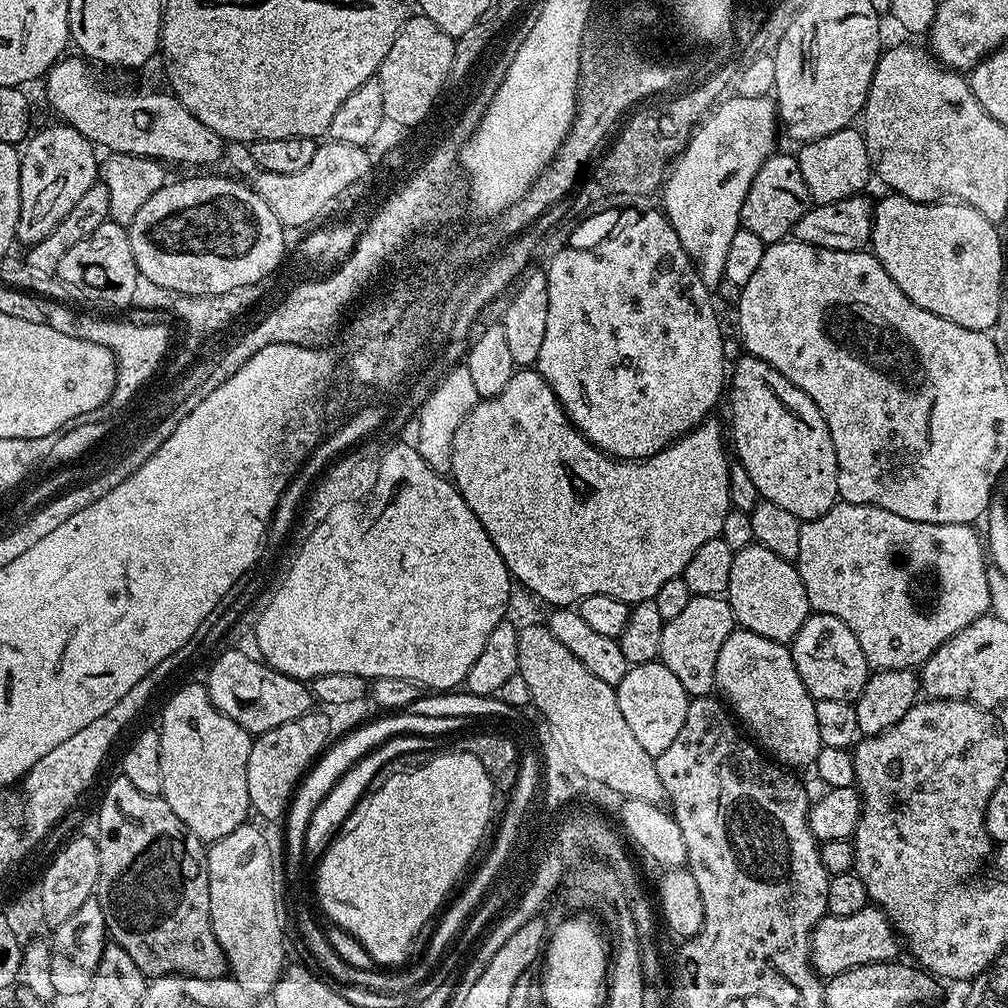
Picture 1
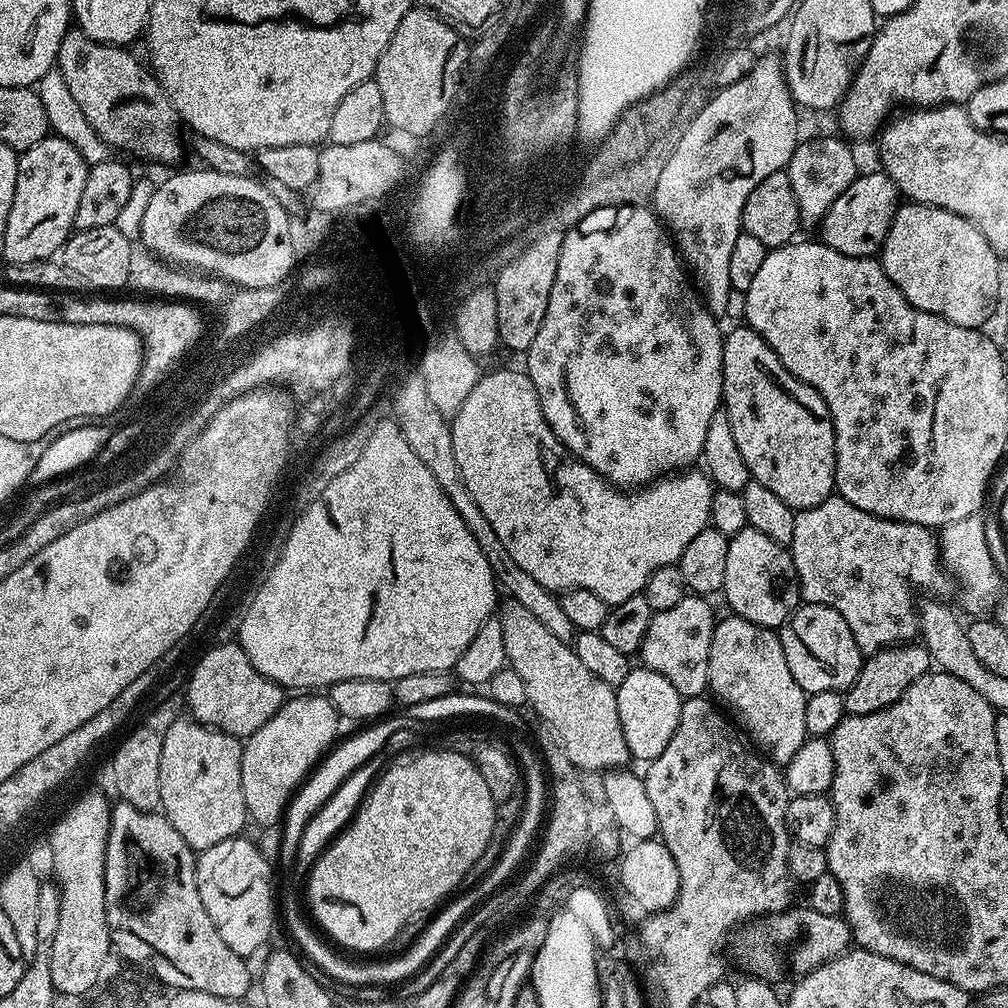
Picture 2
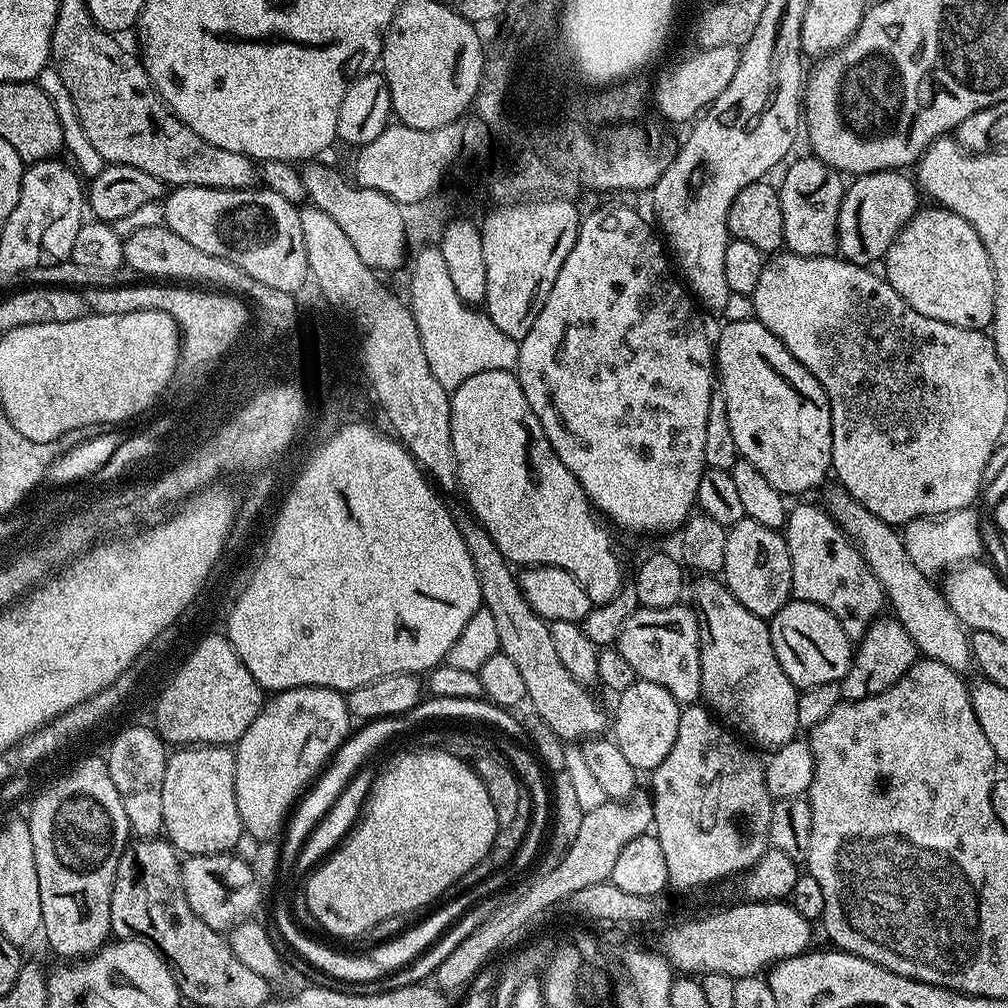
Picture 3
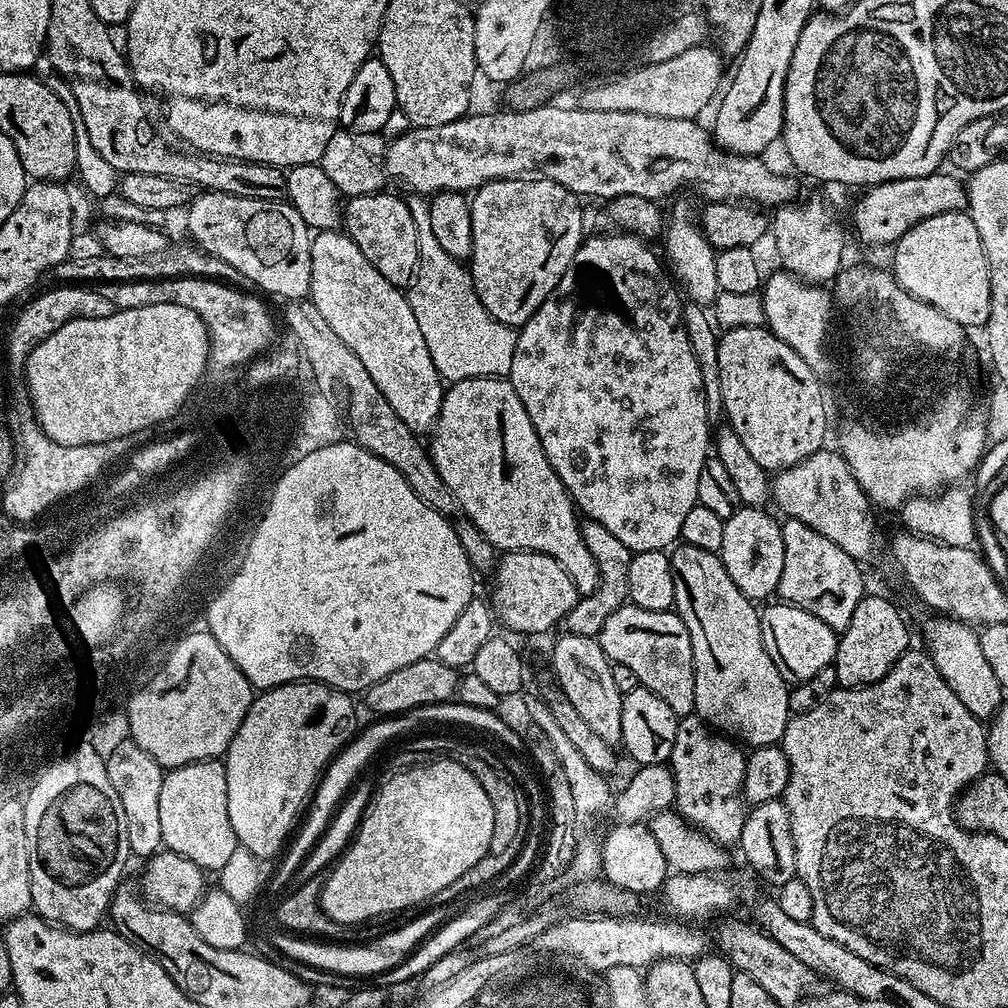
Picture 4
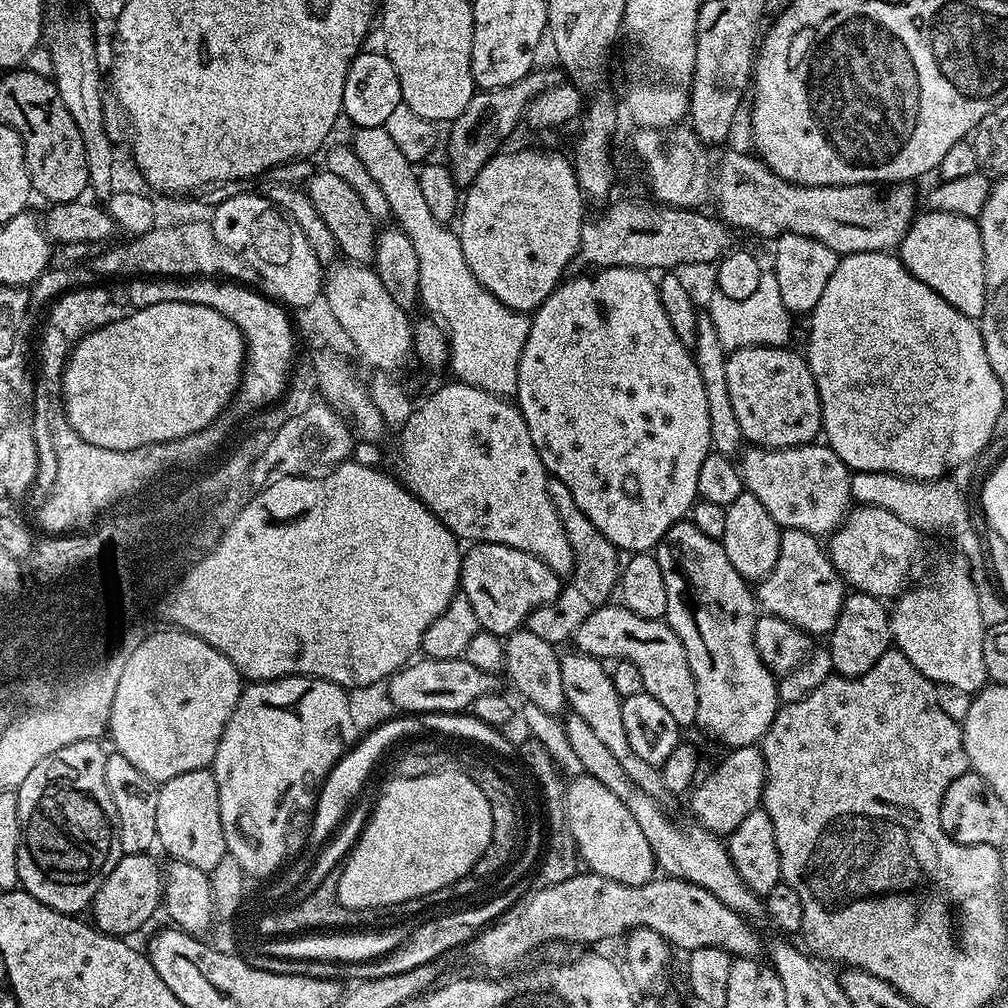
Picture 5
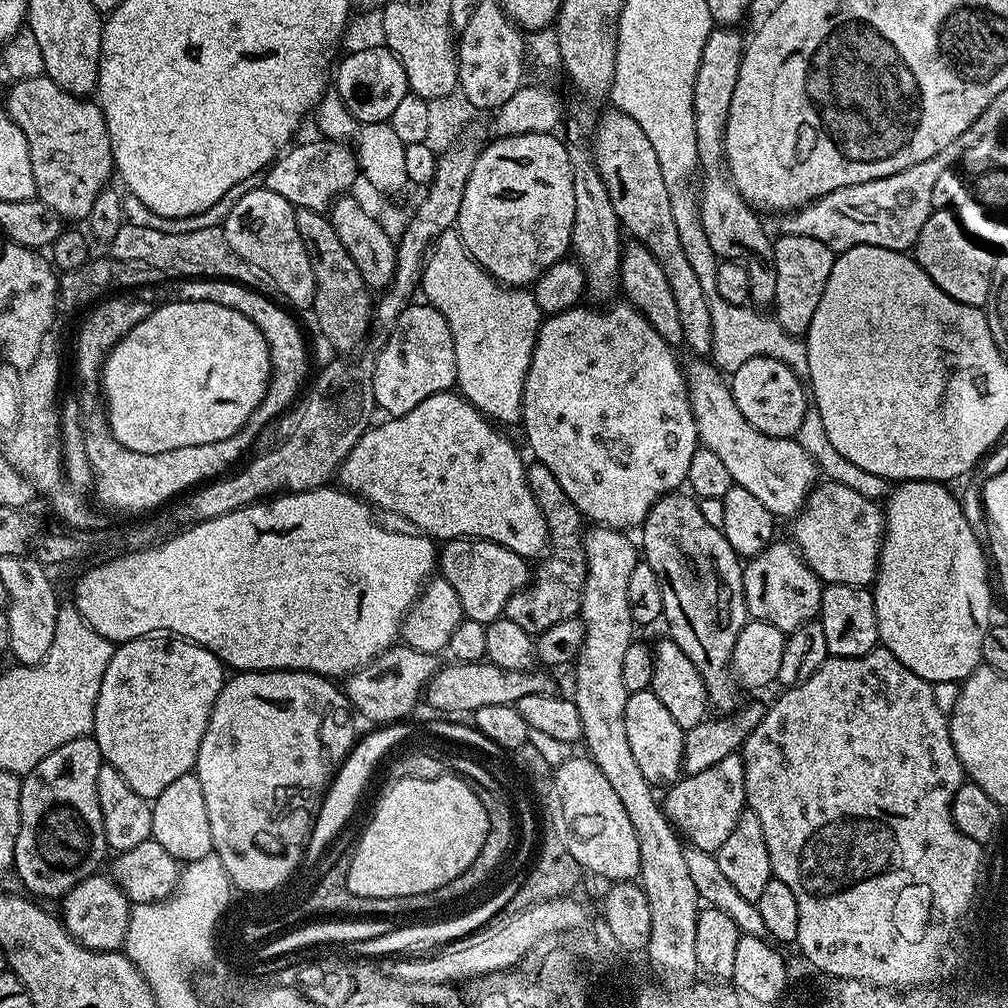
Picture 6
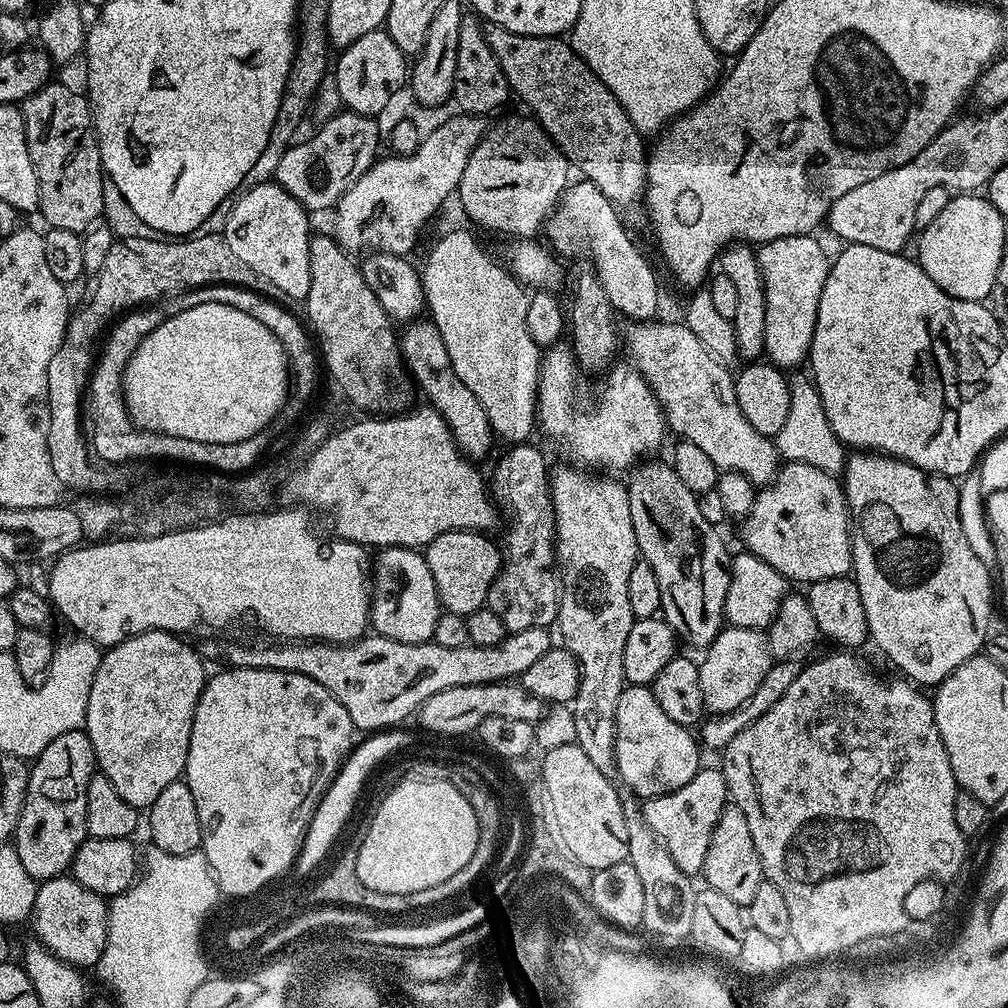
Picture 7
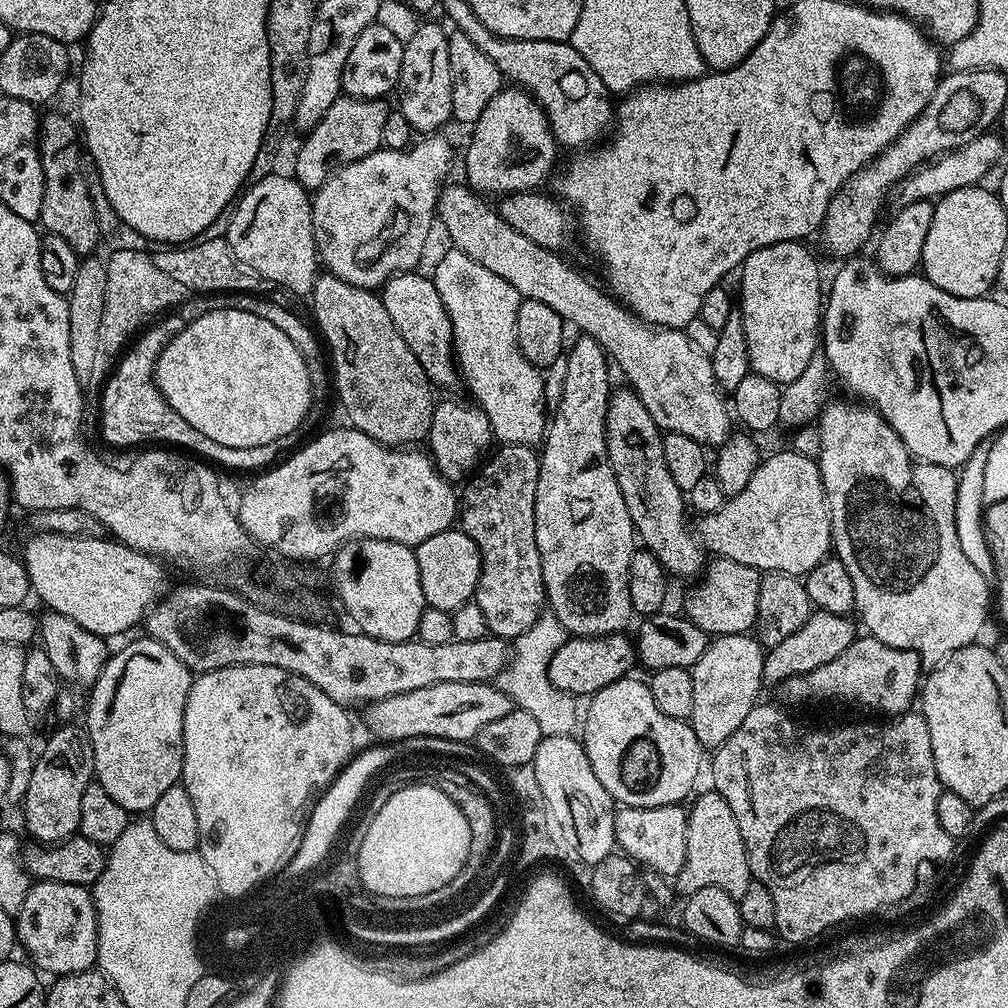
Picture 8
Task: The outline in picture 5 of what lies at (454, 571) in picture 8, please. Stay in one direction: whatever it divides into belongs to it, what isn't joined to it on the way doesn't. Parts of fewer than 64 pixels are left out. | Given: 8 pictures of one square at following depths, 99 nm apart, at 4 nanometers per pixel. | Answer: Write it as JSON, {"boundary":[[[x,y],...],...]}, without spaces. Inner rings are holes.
{"boundary":[[[476,542],[460,557],[459,591],[474,606],[481,629],[495,636],[506,638],[511,632],[525,627],[529,614],[544,604],[558,598],[562,577],[544,560],[522,550],[501,544]]]}

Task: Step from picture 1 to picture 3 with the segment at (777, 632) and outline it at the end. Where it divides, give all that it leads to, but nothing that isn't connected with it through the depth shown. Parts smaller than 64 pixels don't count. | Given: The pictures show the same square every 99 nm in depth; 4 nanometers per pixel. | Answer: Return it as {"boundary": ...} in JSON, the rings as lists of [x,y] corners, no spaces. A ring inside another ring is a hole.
{"boundary":[[[750,519],[739,520],[728,529],[726,562],[722,582],[750,610],[750,614],[771,618],[786,606],[792,595],[790,550],[783,535],[775,528],[767,528]]]}

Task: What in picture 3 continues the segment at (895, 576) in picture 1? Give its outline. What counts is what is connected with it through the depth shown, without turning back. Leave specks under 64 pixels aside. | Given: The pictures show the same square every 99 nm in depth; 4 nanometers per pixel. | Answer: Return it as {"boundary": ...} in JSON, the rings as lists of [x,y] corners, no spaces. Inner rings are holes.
{"boundary":[[[796,502],[788,508],[782,535],[790,550],[792,595],[795,599],[814,602],[834,614],[854,642],[859,642],[872,621],[886,608],[884,588],[874,578],[870,566],[862,558],[859,548],[836,525],[827,507]]]}

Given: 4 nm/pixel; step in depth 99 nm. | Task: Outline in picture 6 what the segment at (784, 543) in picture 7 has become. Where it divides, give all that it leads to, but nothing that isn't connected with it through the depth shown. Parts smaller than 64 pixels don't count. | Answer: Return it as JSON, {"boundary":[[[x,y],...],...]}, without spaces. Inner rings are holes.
{"boundary":[[[820,482],[809,492],[803,508],[791,524],[791,543],[821,582],[863,588],[875,581],[876,569],[880,567],[880,544],[884,541],[884,513],[877,501],[866,499],[862,494],[858,494],[858,490],[850,490],[850,486]]]}

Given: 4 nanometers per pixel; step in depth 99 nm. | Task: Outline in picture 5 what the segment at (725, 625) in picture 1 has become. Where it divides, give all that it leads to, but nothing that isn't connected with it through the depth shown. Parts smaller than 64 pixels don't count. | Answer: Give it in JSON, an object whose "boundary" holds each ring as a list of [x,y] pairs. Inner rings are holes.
{"boundary":[[[612,607],[594,610],[594,614],[590,614],[582,626],[578,626],[574,637],[575,651],[595,656],[604,662],[634,662],[634,666],[638,666],[642,673],[644,691],[666,706],[670,718],[674,718],[680,729],[691,729],[698,714],[698,690],[690,662],[686,658],[686,646],[682,646],[678,634],[674,634],[674,630],[664,620],[638,618],[638,614],[626,607]]]}

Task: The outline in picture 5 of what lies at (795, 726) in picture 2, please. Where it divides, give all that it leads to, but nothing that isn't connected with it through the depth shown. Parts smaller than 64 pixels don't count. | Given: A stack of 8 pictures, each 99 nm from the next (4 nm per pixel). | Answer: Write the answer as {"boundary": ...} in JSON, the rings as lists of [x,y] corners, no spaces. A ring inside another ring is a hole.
{"boundary":[[[688,518],[679,520],[677,524],[670,526],[670,530],[666,530],[664,537],[655,546],[654,555],[659,568],[662,569],[662,578],[666,581],[666,623],[674,630],[674,634],[678,634],[682,646],[686,646],[686,658],[690,662],[690,670],[694,674],[694,682],[698,690],[698,714],[695,727],[697,729],[705,728],[714,739],[721,740],[726,746],[725,749],[728,750],[759,745],[760,741],[764,739],[766,730],[770,730],[770,722],[774,722],[776,709],[780,707],[781,703],[776,696],[777,677],[762,662],[754,642],[758,605],[749,581],[743,580],[738,574],[738,570],[734,570],[734,566],[730,566],[730,558],[726,558],[723,543],[714,538],[706,538],[706,534],[702,534],[702,530],[698,530],[698,526],[694,526],[691,519]]]}

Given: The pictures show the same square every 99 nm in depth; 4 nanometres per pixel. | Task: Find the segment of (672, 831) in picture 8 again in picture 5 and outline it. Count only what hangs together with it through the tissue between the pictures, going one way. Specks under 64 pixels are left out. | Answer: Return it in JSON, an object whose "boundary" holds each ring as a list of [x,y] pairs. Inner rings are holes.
{"boundary":[[[759,747],[734,748],[728,757],[691,789],[695,823],[715,834],[730,834],[756,808],[761,807],[766,782],[766,762]],[[704,780],[704,781],[703,781]],[[724,832],[724,833],[722,833]]]}

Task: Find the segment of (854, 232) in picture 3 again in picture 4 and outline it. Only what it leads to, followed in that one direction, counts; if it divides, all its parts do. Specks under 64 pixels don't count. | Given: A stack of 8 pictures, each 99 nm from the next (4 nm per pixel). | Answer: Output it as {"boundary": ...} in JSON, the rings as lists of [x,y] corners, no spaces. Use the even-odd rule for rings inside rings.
{"boundary":[[[937,170],[928,176],[898,178],[890,182],[871,185],[856,204],[856,236],[872,248],[883,244],[895,245],[918,222],[934,218],[934,214],[963,212],[968,207],[968,190],[965,181],[951,171]]]}

